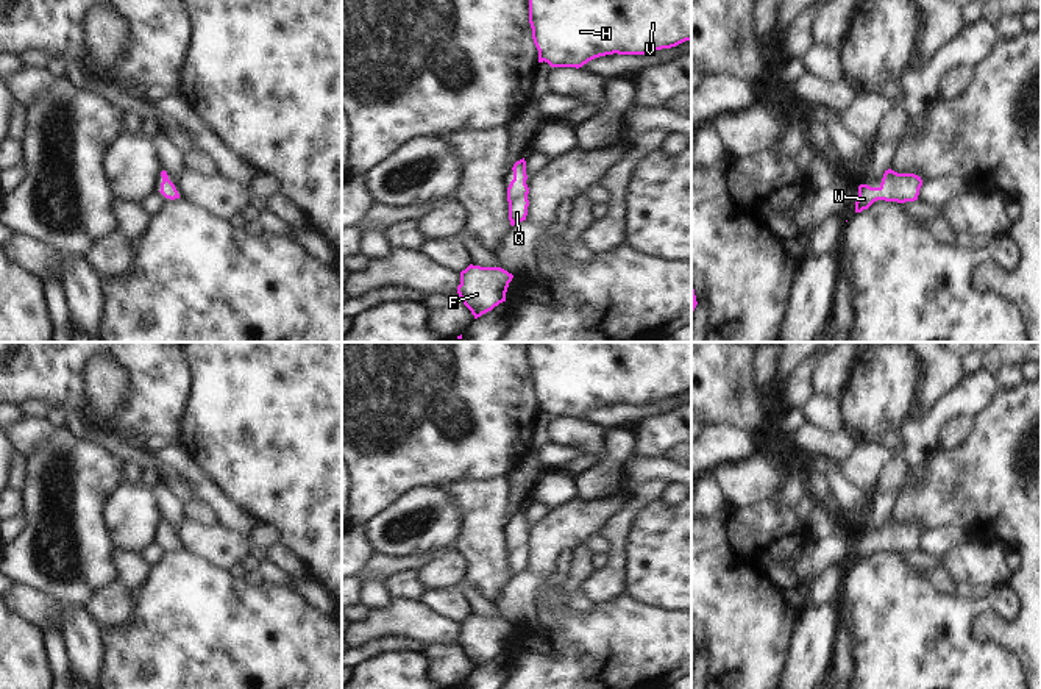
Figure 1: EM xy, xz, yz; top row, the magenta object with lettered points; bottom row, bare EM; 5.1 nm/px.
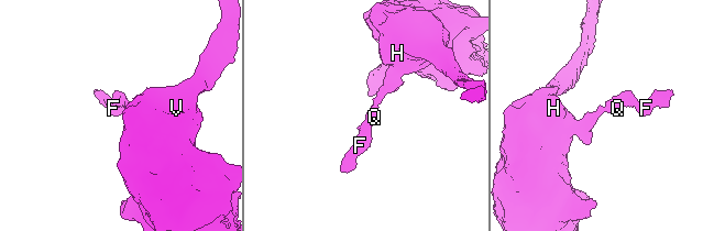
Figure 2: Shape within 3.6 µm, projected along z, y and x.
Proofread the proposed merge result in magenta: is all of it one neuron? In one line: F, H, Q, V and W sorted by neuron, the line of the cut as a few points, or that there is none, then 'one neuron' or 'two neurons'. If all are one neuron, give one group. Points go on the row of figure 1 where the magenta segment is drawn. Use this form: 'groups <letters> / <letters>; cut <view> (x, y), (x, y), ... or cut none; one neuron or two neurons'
groups F H Q V W; cut none; one neuron

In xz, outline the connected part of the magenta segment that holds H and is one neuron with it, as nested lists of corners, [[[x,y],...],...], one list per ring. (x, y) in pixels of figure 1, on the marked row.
[[[529,0],[538,62],[582,67],[606,55],[648,55],[691,41],[691,0]]]

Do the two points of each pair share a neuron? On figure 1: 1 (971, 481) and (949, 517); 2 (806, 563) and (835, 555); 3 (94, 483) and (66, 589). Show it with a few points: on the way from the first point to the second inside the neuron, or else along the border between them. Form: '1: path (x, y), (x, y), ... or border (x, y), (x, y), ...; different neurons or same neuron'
1: path (962, 491), (949, 503), (949, 508); same neuron
2: path (813, 560), (818, 555), (827, 555); same neuron
3: path (85, 511), (85, 567); same neuron

